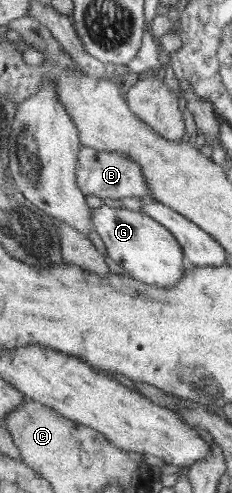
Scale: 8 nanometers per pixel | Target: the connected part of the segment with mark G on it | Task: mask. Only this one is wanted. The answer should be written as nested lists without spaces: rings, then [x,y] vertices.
[[[102,204],[93,210],[93,223],[110,258],[119,263],[131,277],[163,288],[177,285],[181,282],[181,277],[185,277],[185,272],[188,272],[189,263],[184,248],[168,227],[147,213]]]

